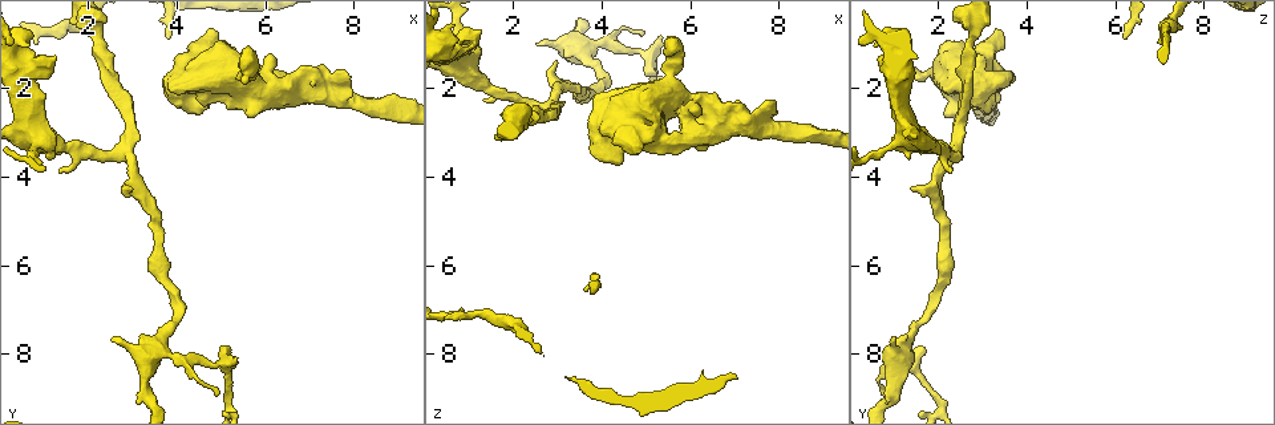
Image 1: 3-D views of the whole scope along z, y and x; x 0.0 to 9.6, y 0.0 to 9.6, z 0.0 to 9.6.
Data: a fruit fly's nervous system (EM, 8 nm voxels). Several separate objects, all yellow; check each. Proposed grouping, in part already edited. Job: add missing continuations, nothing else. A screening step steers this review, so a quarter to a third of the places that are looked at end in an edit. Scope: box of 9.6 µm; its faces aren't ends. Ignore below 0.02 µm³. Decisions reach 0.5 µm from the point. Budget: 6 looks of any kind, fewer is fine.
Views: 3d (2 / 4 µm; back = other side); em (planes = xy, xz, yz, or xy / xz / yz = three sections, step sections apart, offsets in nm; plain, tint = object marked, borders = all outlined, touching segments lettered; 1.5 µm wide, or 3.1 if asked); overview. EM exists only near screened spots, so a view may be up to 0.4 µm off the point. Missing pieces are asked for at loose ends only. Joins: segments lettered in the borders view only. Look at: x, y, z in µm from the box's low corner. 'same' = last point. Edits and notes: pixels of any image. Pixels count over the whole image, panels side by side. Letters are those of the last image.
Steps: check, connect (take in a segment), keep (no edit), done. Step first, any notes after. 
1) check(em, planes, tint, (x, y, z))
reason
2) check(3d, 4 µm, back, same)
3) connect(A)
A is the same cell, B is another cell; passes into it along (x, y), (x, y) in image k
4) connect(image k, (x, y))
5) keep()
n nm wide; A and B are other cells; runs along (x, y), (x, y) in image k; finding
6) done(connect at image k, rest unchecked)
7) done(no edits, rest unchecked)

check(3d, 4 µm, back, (2.50, 7.65, 1.00))
an open end

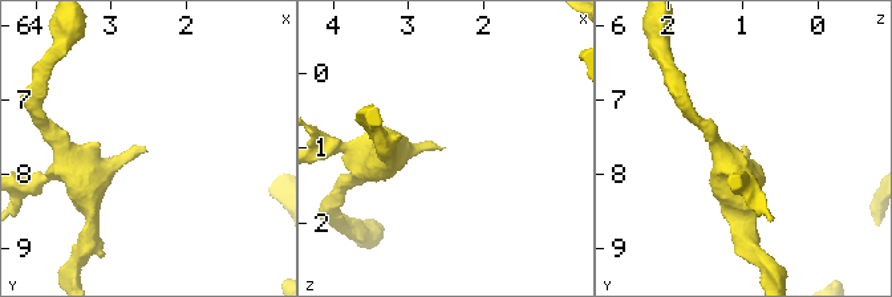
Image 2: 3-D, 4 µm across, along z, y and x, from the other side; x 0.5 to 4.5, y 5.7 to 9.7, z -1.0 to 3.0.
check(em, xy, step 8, borders, (2.55, 7.65, 1.00))

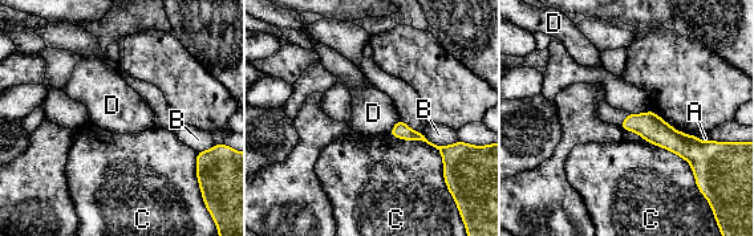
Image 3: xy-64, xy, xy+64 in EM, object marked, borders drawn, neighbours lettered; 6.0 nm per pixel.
check(em, planes, borders, same)

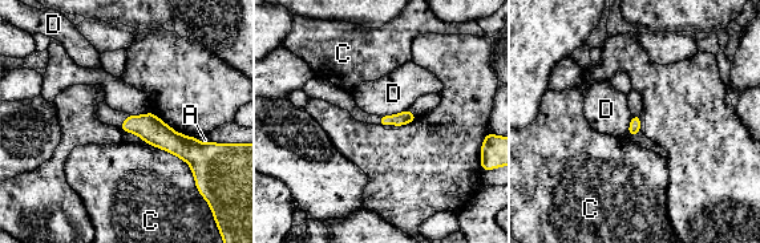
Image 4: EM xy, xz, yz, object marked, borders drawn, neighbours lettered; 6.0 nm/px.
keep()
A, C and D are other cells; border along (408, 108), (379, 117) in image 4; none of them fits

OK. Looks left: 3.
check(em, xz, step 4, tint, (7.15, 1.55, 2.35))
stops while still wide

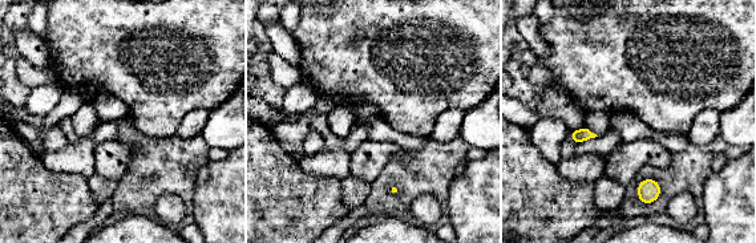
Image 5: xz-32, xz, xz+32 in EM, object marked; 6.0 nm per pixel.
check(em, planes, borders, same)
cut it another way

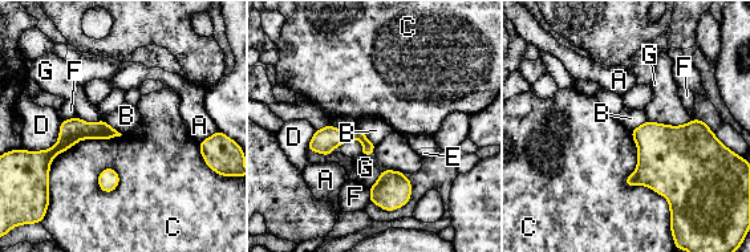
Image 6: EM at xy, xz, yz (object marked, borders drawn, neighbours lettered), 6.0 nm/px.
keep()
A, B, C, D, E, F and G are other cells; none of them fits

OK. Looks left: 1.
done(no edits, rest unchecked)

